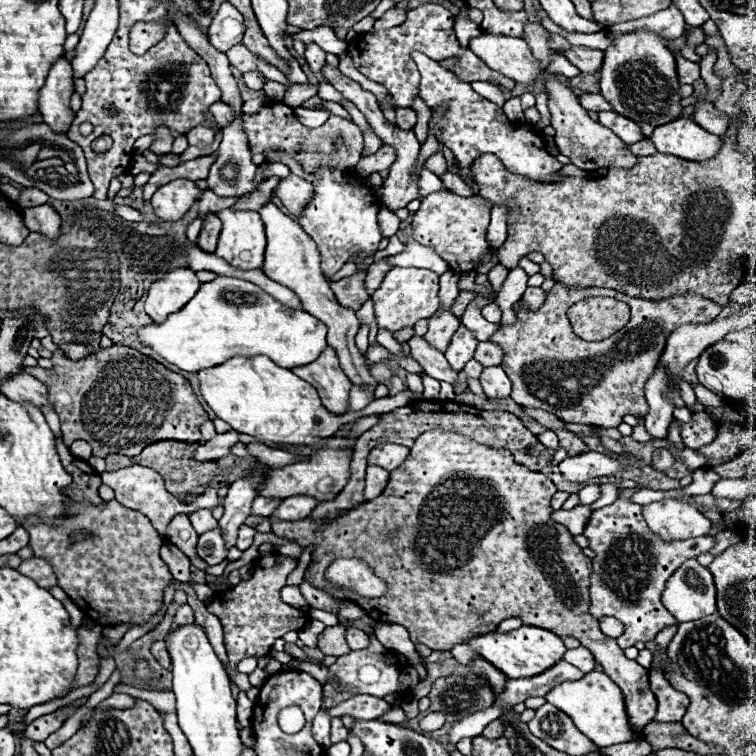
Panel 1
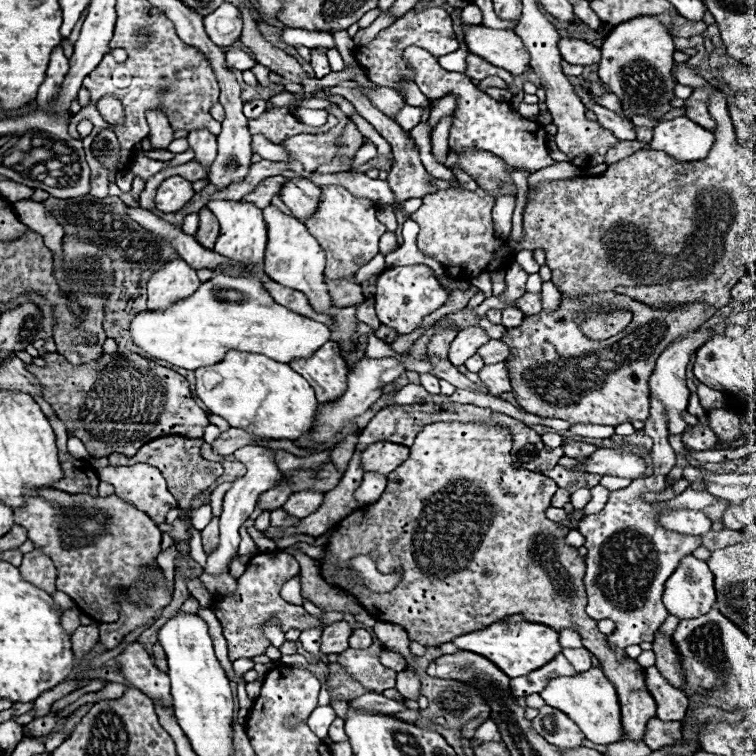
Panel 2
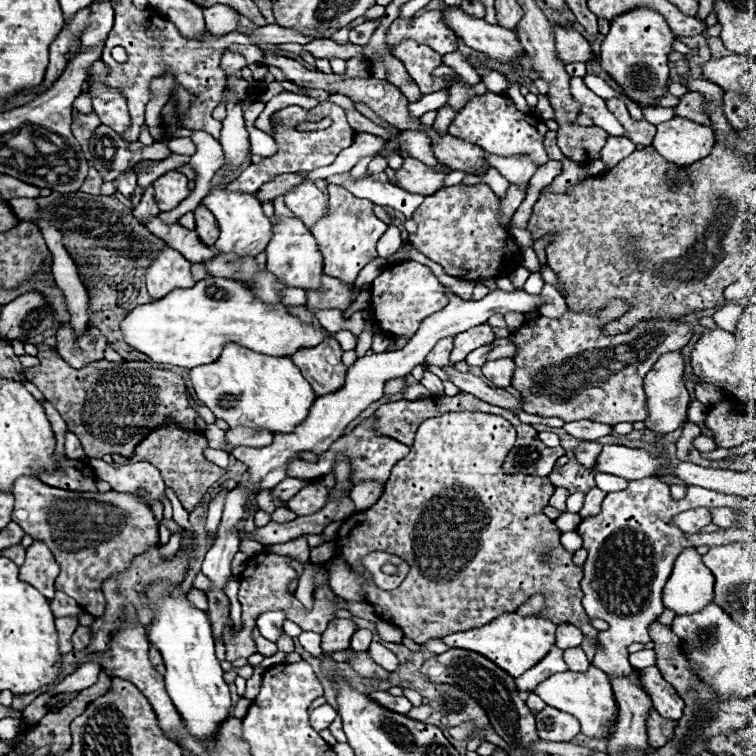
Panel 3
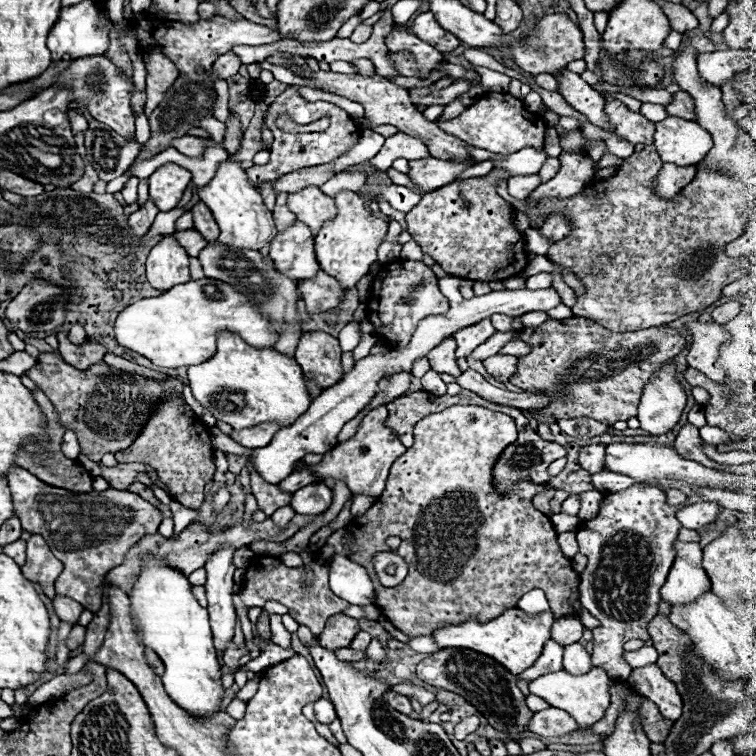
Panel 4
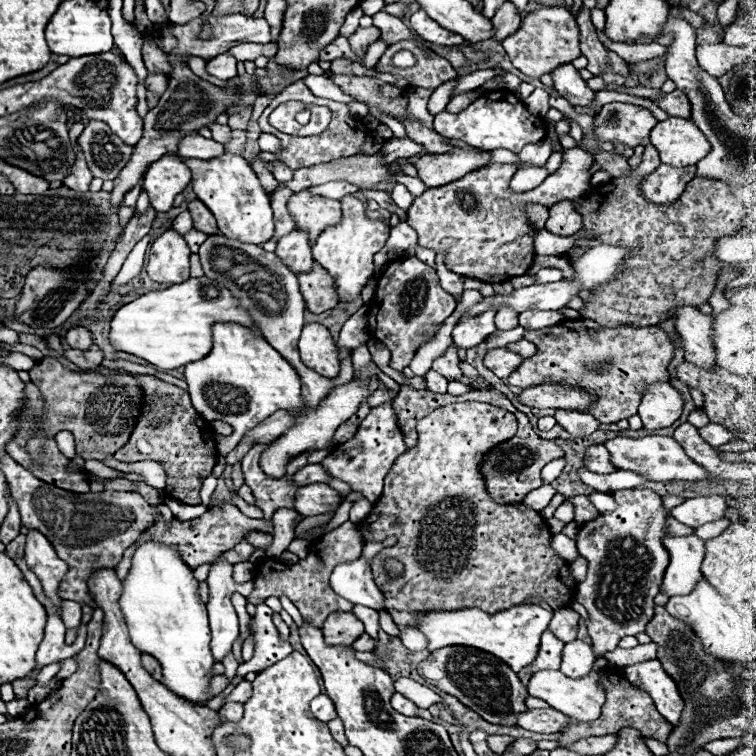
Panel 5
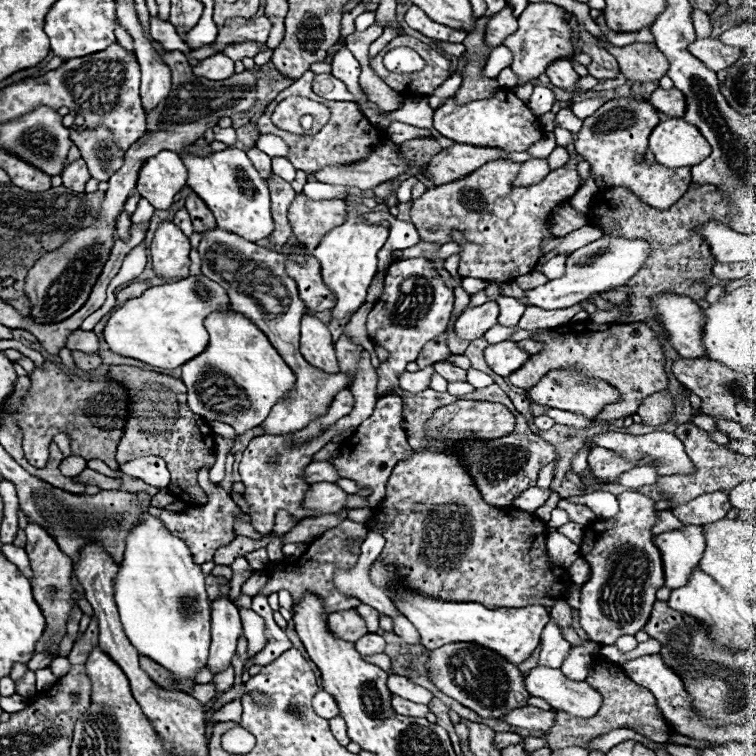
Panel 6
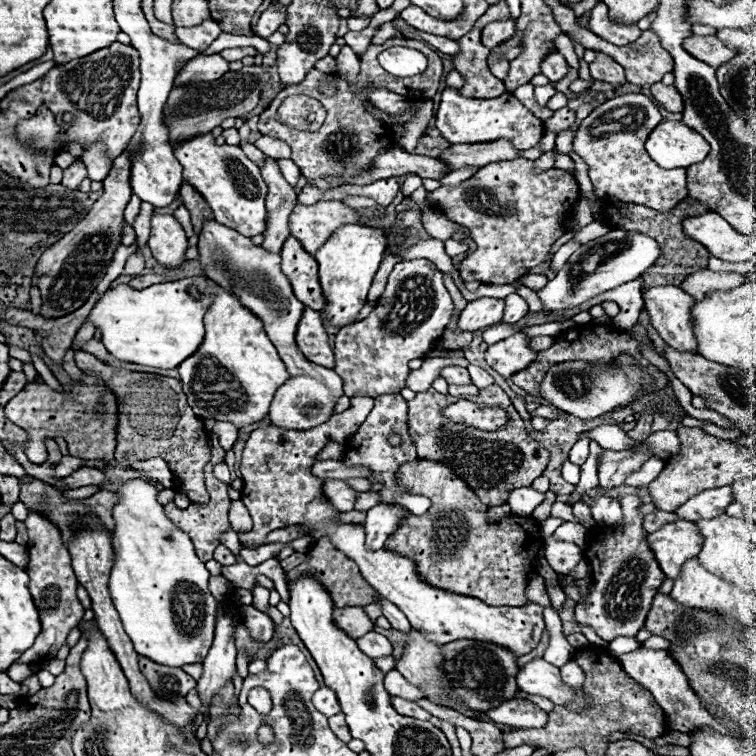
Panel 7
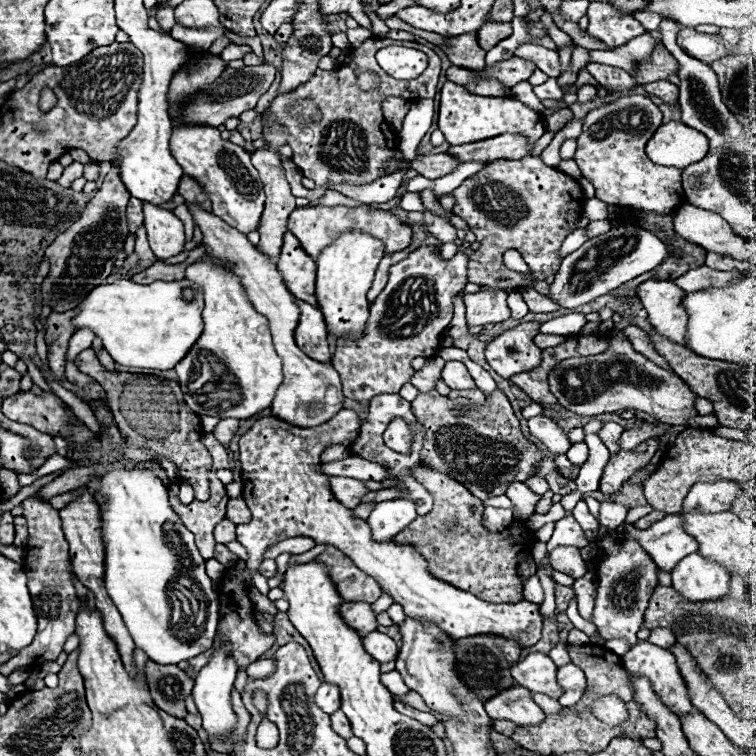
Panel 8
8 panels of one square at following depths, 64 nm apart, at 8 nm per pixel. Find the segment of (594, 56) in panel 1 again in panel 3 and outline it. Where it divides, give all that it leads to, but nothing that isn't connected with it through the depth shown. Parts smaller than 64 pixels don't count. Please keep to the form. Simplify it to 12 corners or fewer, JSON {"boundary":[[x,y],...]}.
{"boundary":[[554,26],[564,64],[594,58],[590,42],[570,28]]}

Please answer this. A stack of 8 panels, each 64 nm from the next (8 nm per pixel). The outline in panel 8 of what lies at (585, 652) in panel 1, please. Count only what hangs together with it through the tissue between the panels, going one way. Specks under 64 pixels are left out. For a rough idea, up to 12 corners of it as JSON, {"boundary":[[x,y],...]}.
{"boundary":[[578,666],[558,668],[559,698],[571,707],[582,697],[586,677]]}

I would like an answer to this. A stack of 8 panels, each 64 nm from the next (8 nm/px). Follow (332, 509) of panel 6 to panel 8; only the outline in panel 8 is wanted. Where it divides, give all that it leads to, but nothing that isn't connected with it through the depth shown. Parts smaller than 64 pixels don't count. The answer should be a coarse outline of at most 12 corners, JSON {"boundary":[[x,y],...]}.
{"boundary":[[330,478],[330,490],[340,504],[356,508],[368,492],[354,478]]}

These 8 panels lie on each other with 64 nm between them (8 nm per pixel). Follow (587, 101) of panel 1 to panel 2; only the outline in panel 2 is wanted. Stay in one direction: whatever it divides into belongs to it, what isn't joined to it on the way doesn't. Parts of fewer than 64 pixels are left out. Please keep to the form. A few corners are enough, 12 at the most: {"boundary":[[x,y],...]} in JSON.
{"boundary":[[614,94],[596,96],[594,102],[624,114]]}

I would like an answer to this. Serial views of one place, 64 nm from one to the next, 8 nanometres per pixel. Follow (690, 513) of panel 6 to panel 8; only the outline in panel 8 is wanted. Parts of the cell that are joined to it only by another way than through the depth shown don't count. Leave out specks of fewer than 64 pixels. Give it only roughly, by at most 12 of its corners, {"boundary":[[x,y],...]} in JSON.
{"boundary":[[736,482],[694,484],[682,512],[724,512]]}

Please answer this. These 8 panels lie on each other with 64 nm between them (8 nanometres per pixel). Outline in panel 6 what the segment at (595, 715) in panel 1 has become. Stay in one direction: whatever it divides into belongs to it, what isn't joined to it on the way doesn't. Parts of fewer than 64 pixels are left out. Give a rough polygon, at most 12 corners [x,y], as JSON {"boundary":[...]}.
{"boundary":[[536,666],[526,690],[554,710],[590,718],[602,694],[558,668]]}

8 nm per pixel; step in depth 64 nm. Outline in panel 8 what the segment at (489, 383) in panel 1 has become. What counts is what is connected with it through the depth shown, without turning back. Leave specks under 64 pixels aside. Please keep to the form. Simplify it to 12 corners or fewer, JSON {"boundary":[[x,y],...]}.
{"boundary":[[538,322],[518,324],[486,346],[502,378],[538,368]]}

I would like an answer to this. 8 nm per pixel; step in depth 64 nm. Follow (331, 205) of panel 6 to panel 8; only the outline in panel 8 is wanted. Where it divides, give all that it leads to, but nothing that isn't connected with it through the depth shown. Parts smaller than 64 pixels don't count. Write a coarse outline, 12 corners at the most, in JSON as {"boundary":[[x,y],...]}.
{"boundary":[[300,206],[288,230],[318,258],[344,230],[404,250],[410,226],[370,206]]}

